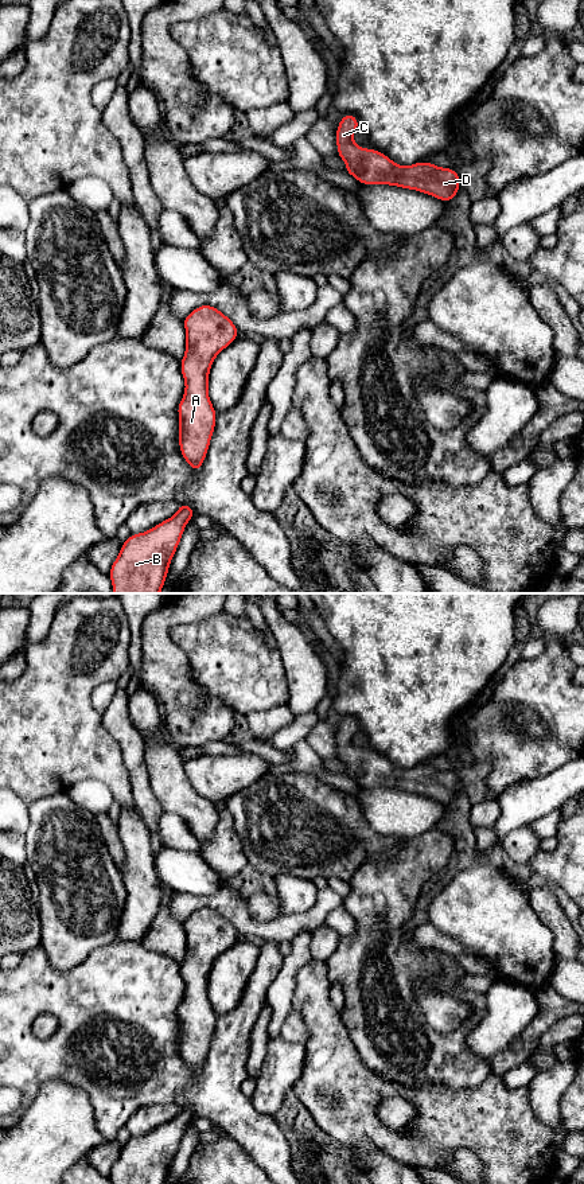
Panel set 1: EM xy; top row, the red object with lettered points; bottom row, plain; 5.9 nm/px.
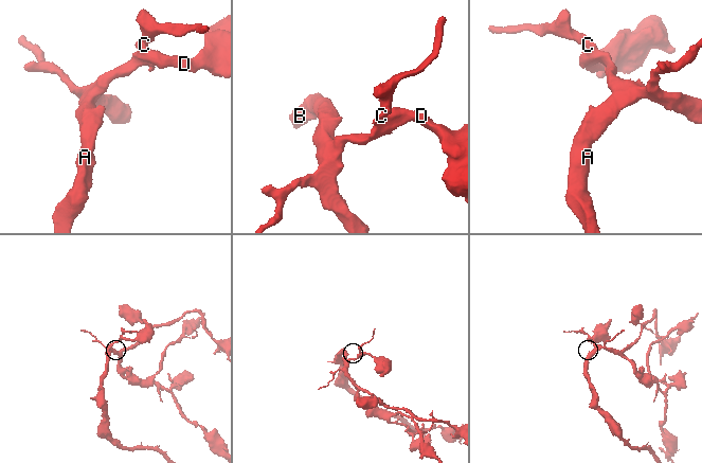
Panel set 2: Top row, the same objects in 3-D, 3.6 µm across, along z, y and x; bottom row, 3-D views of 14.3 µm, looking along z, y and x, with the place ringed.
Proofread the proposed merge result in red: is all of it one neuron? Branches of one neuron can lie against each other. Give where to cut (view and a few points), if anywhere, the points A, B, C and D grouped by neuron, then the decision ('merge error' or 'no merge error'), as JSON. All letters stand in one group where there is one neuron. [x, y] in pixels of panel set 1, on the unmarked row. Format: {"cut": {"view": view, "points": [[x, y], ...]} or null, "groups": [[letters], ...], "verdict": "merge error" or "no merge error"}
{"cut": null, "groups": [["A", "B", "C", "D"]], "verdict": "no merge error"}

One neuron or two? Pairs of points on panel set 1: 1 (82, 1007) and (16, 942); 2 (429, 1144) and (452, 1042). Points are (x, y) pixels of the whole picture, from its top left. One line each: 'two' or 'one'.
1: two
2: two

